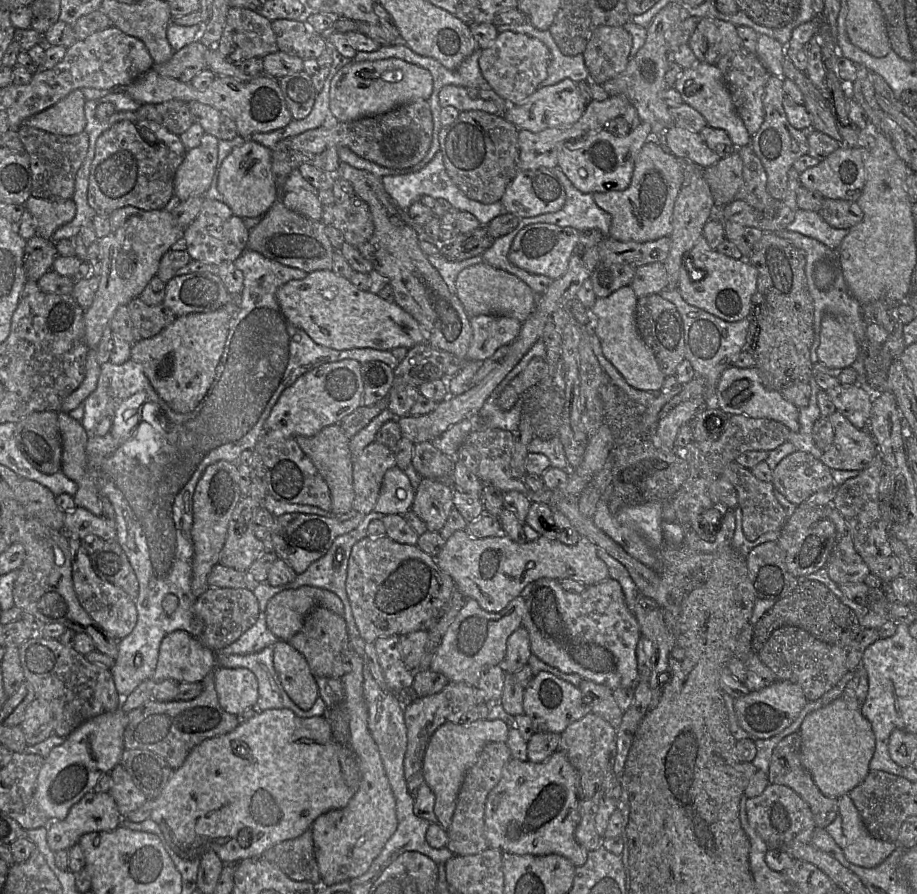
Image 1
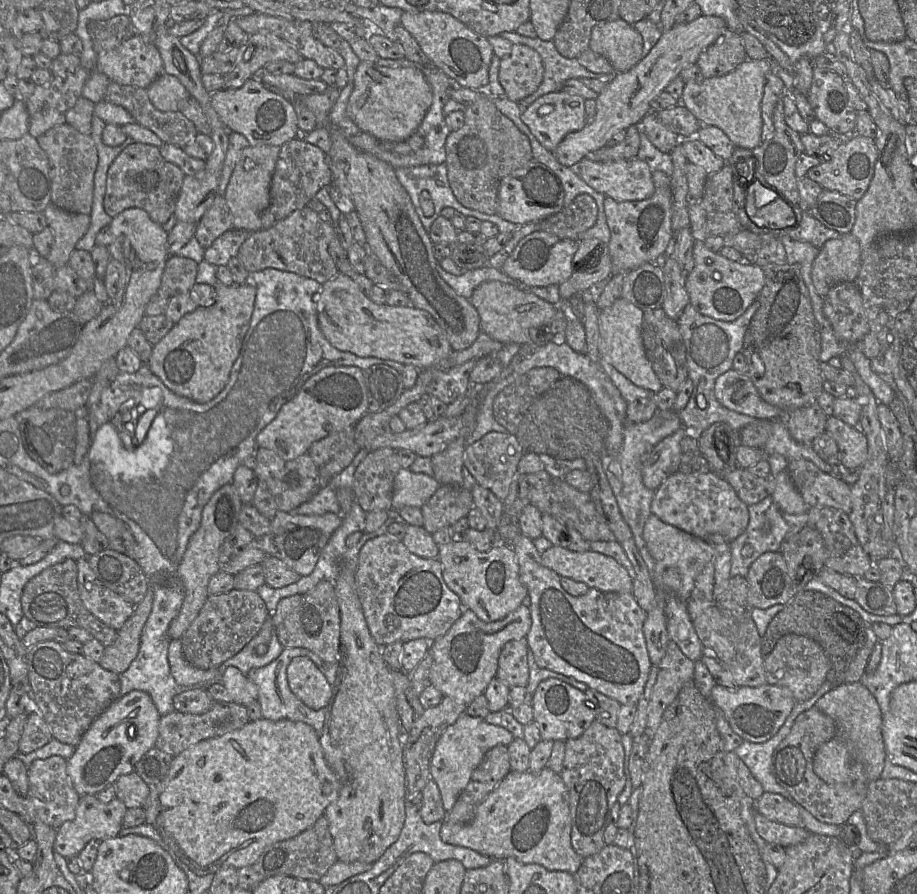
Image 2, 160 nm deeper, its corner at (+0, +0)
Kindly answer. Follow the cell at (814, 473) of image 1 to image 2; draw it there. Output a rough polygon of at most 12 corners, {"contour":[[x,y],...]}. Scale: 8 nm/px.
{"contour":[[806,459],[786,471],[809,508],[851,511],[851,485]]}

